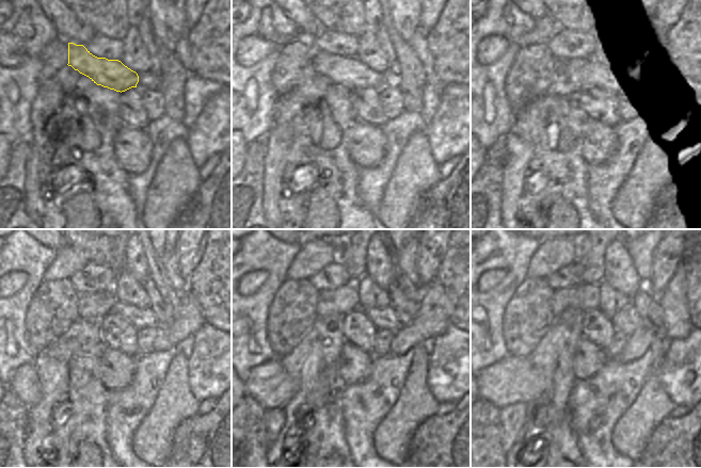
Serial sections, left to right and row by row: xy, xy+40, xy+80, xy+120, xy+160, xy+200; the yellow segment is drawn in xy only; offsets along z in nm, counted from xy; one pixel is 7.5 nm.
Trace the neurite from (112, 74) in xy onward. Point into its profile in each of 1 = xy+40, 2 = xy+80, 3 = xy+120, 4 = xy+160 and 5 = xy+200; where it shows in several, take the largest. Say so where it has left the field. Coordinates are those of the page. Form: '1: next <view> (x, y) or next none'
1: next xy+40 (350, 73)
2: next xy+80 (589, 73)
3: next xy+120 (140, 319)
4: next xy+160 (383, 319)
5: next xy+200 (626, 321)

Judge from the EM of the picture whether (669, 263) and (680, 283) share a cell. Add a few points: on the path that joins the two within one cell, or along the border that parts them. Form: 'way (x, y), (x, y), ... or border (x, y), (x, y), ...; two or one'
border (683, 258), (660, 294); two

